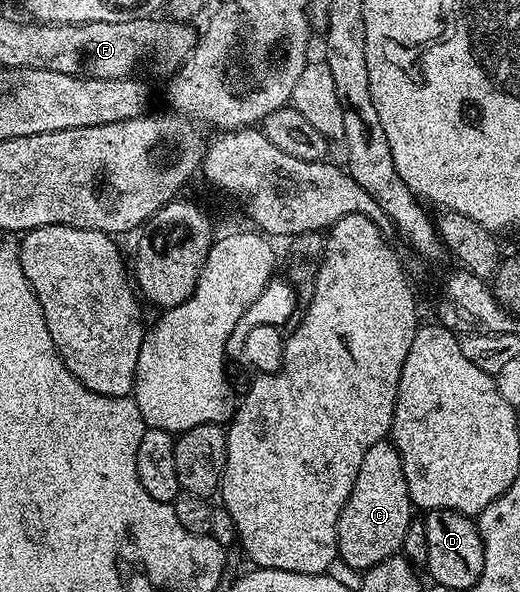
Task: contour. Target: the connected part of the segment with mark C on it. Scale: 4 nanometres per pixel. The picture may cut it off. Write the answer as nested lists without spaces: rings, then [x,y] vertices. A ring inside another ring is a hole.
[[[389,440],[377,441],[375,445],[368,447],[364,454],[360,471],[356,475],[356,483],[344,503],[344,511],[340,511],[338,516],[338,556],[341,564],[346,564],[350,569],[365,571],[395,556],[402,548],[404,535],[412,520],[410,509],[412,510],[412,502],[398,449]]]

